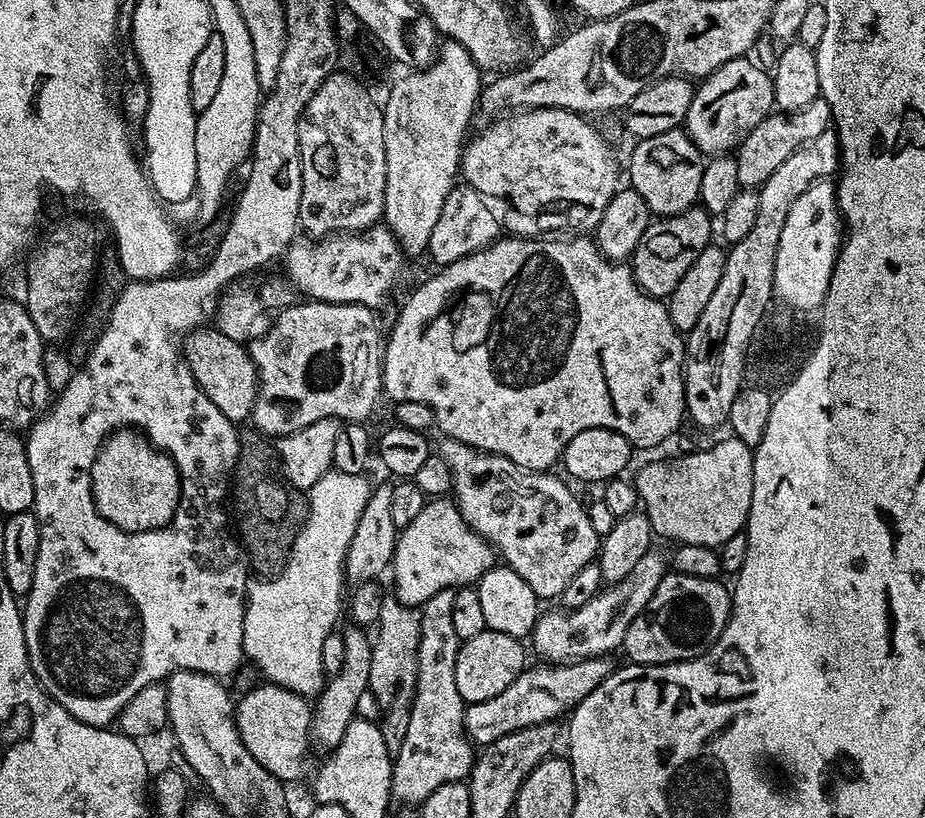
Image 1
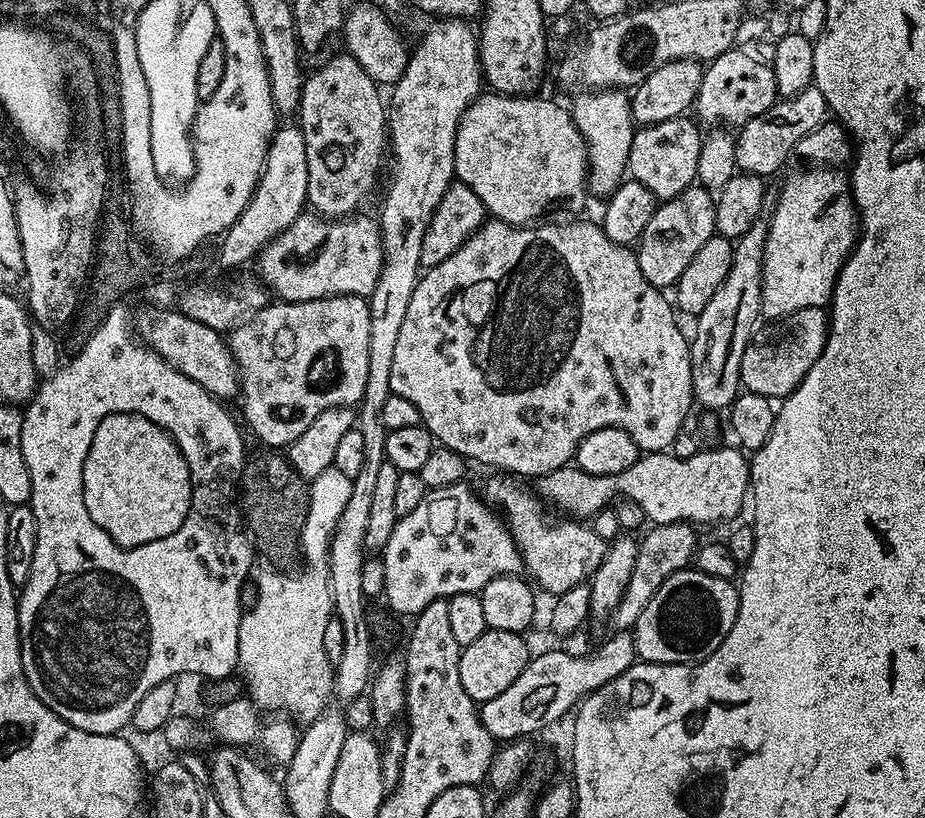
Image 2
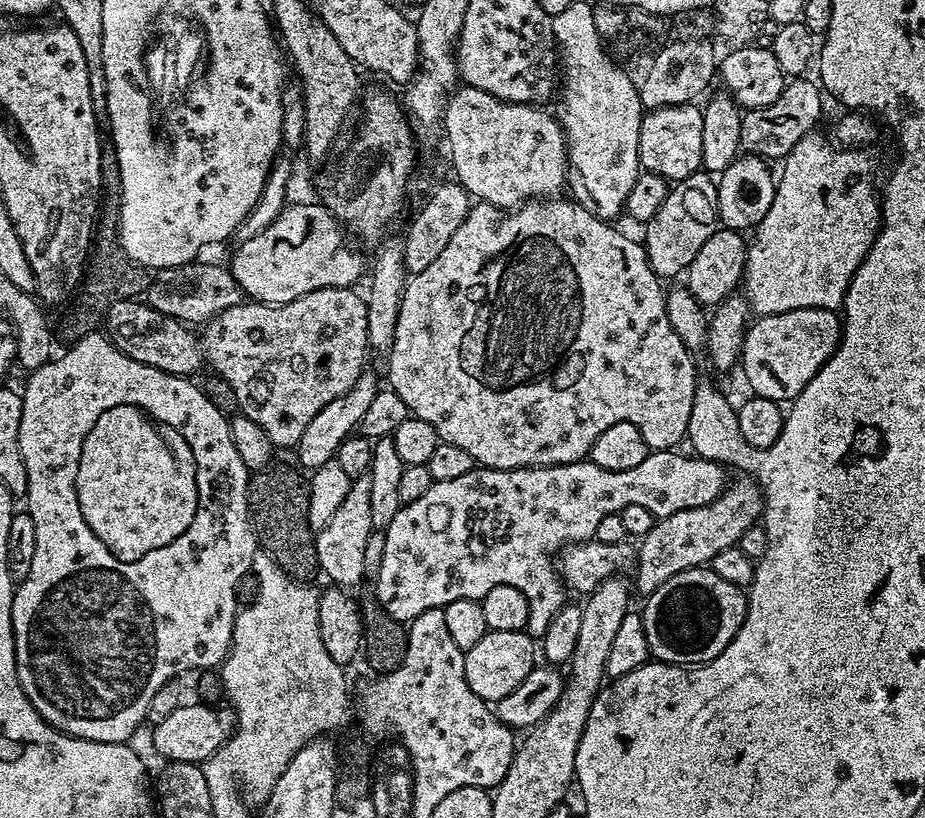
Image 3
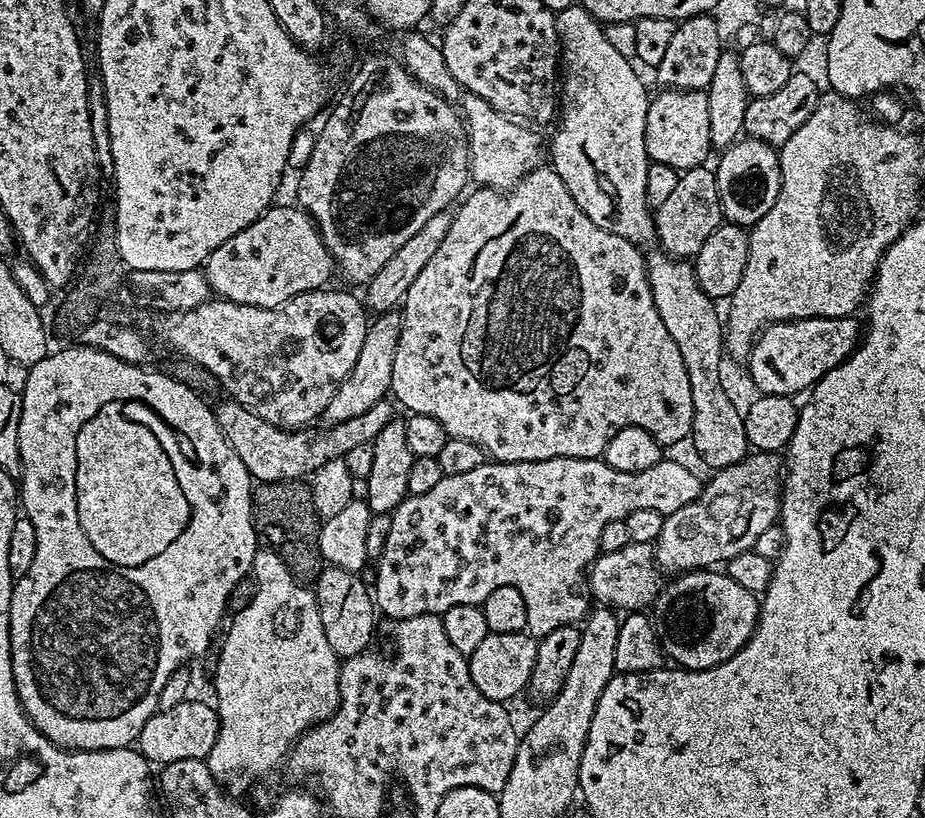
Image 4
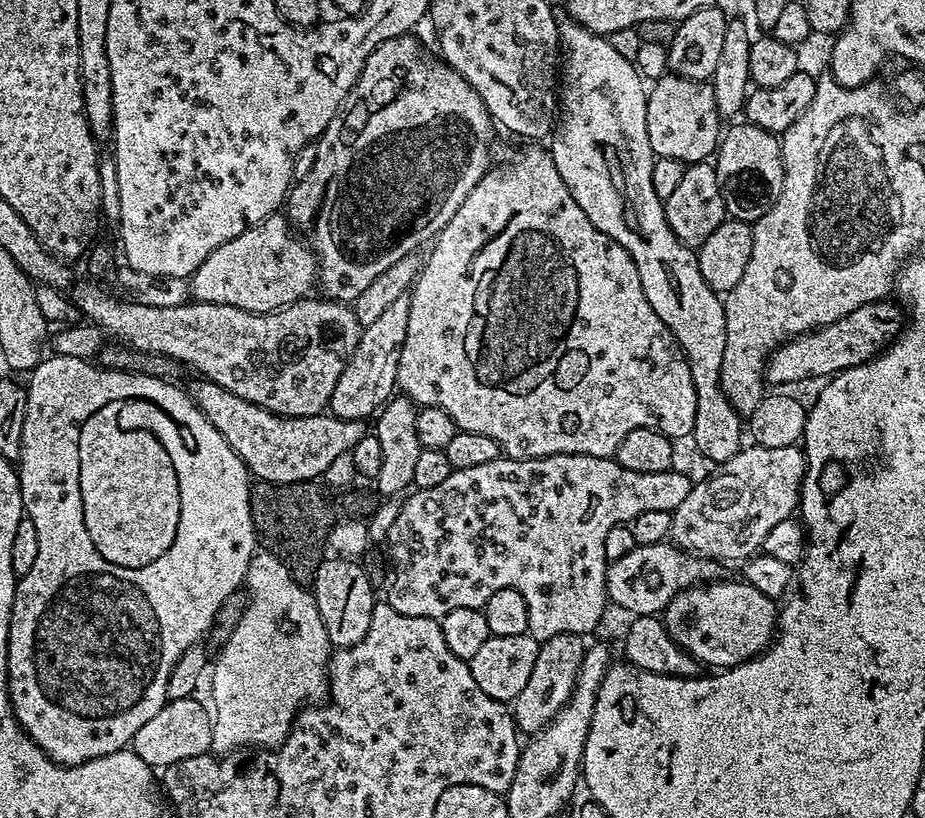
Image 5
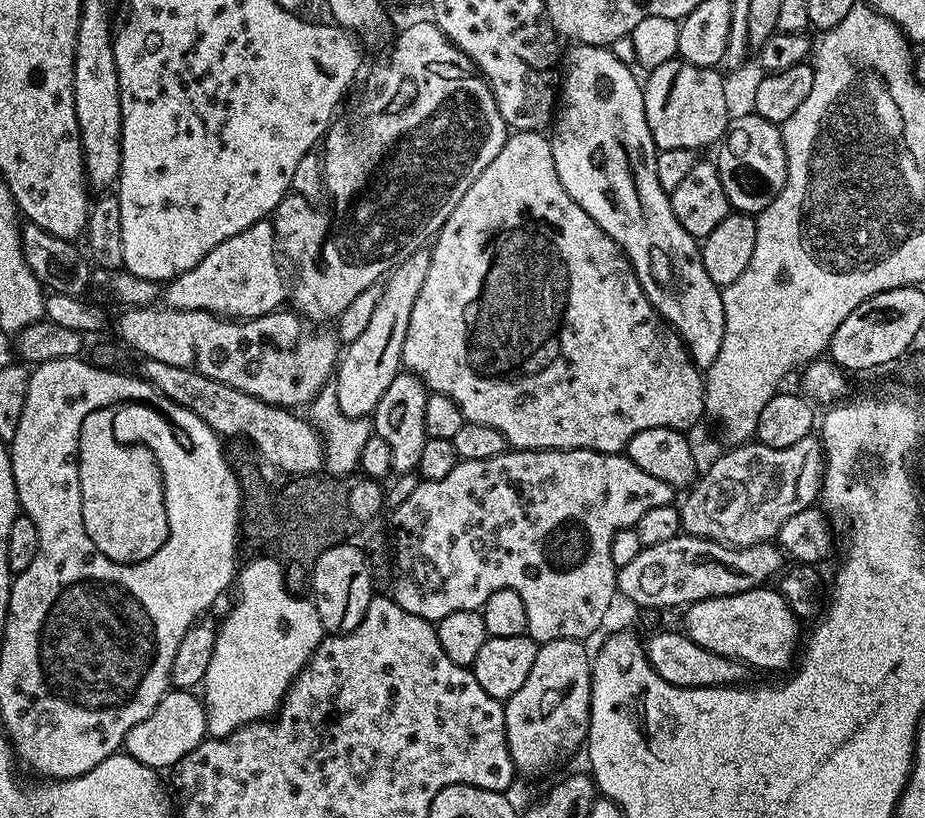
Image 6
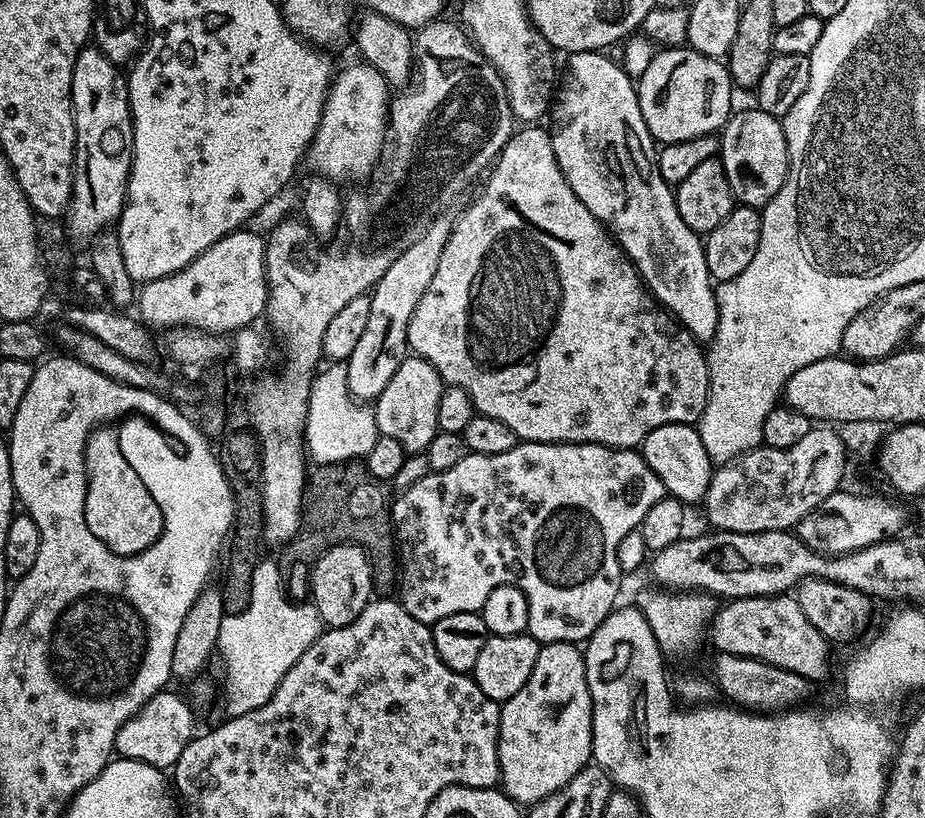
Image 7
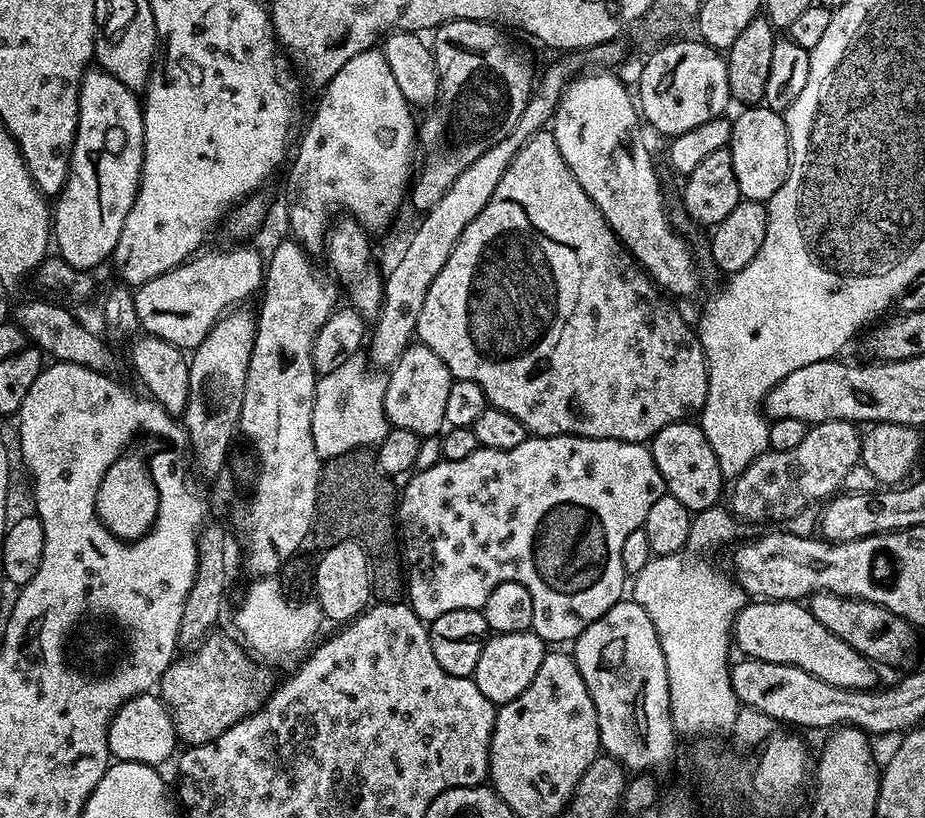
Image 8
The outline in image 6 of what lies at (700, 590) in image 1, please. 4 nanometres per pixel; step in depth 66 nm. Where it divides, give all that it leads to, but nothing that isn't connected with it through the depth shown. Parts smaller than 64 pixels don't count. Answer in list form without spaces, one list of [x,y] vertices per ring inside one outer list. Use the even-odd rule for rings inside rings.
[[[772,586],[699,600],[687,605],[682,615],[682,632],[694,643],[705,650],[713,651],[714,654],[720,654],[723,658],[739,660],[752,670],[784,668],[788,663],[789,667],[802,640],[801,621],[784,601],[784,595]]]

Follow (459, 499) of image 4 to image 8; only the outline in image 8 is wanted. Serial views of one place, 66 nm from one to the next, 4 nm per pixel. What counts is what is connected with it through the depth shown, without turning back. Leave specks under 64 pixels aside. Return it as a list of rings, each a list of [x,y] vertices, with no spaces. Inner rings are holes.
[[[529,435],[528,439],[522,442],[522,446],[514,446],[514,450],[490,450],[489,448],[477,446],[474,450],[474,454],[470,454],[467,458],[461,458],[459,462],[441,458],[437,464],[430,466],[430,470],[422,470],[421,472],[409,475],[407,480],[408,485],[402,488],[402,491],[399,493],[398,507],[396,510],[398,552],[402,557],[402,575],[406,581],[406,600],[414,610],[414,614],[417,618],[425,622],[431,622],[437,620],[442,614],[450,614],[450,610],[466,610],[467,608],[474,608],[477,610],[483,609],[486,598],[490,594],[490,590],[494,590],[494,586],[498,586],[502,582],[518,582],[522,586],[526,586],[526,590],[530,590],[530,598],[534,601],[534,618],[532,619],[531,631],[535,632],[541,640],[552,646],[564,646],[567,640],[568,643],[575,642],[582,634],[582,630],[586,630],[586,626],[590,622],[602,618],[602,614],[606,614],[606,610],[610,610],[610,606],[614,606],[625,595],[626,573],[622,566],[622,542],[626,542],[627,536],[634,530],[644,527],[644,519],[646,518],[647,512],[650,510],[650,506],[654,506],[654,502],[658,502],[658,498],[662,498],[666,494],[664,479],[662,478],[662,474],[658,474],[658,466],[654,466],[652,450],[647,443],[641,442],[638,444],[631,444],[625,440],[595,440],[594,438],[586,438],[585,436]]]

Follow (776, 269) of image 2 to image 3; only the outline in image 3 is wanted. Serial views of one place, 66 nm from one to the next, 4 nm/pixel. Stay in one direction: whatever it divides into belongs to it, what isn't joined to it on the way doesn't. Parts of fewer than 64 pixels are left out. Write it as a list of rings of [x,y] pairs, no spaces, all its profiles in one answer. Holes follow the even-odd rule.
[[[816,130],[806,133],[798,146],[784,157],[774,202],[770,202],[766,218],[762,218],[750,236],[742,292],[749,309],[757,317],[804,307],[839,309],[858,266],[880,233],[882,200],[878,195],[878,184],[872,181],[872,160],[867,151],[845,150],[827,135],[819,136],[818,133]]]

